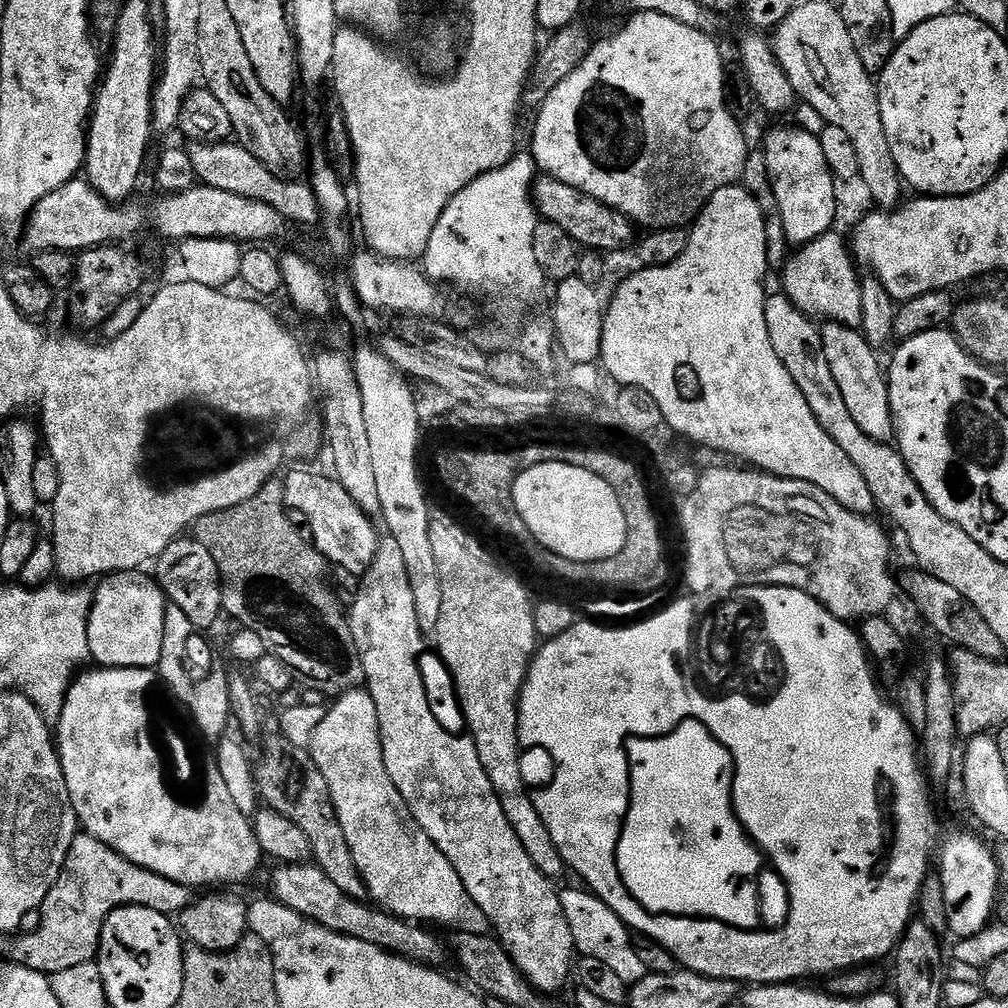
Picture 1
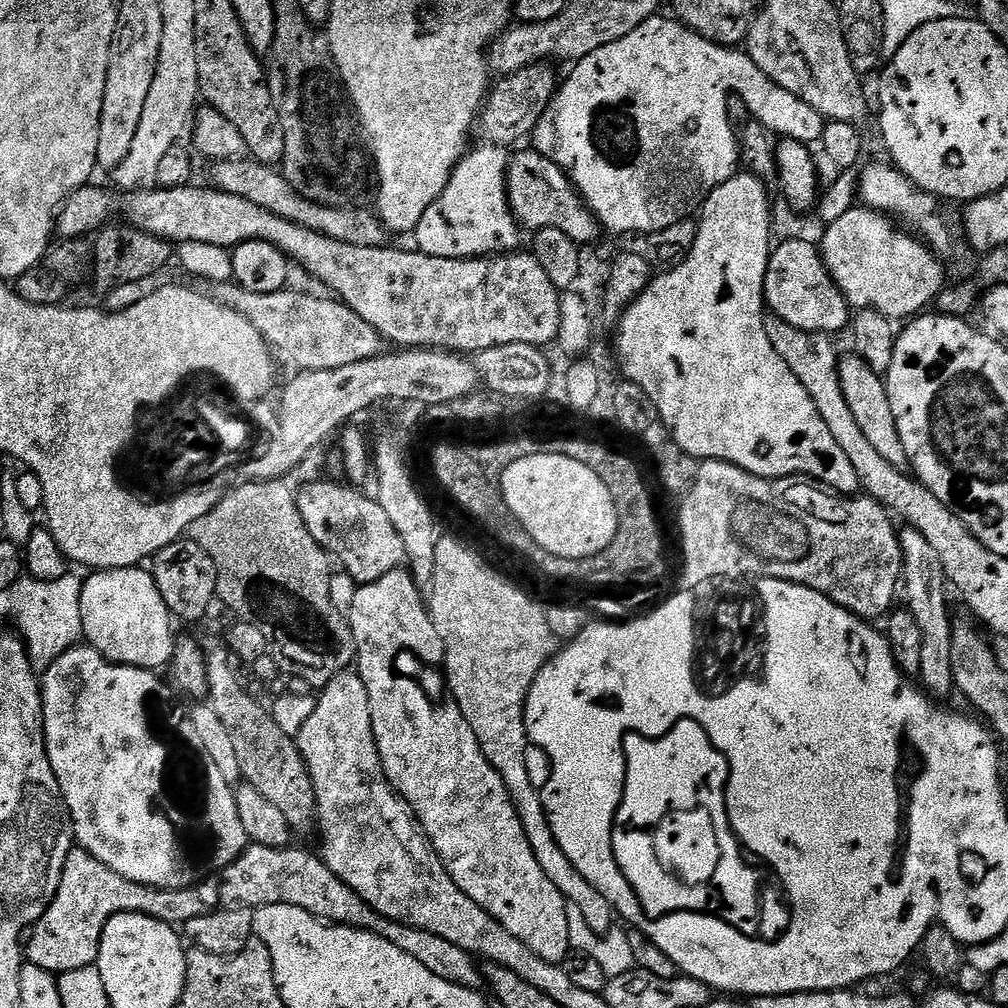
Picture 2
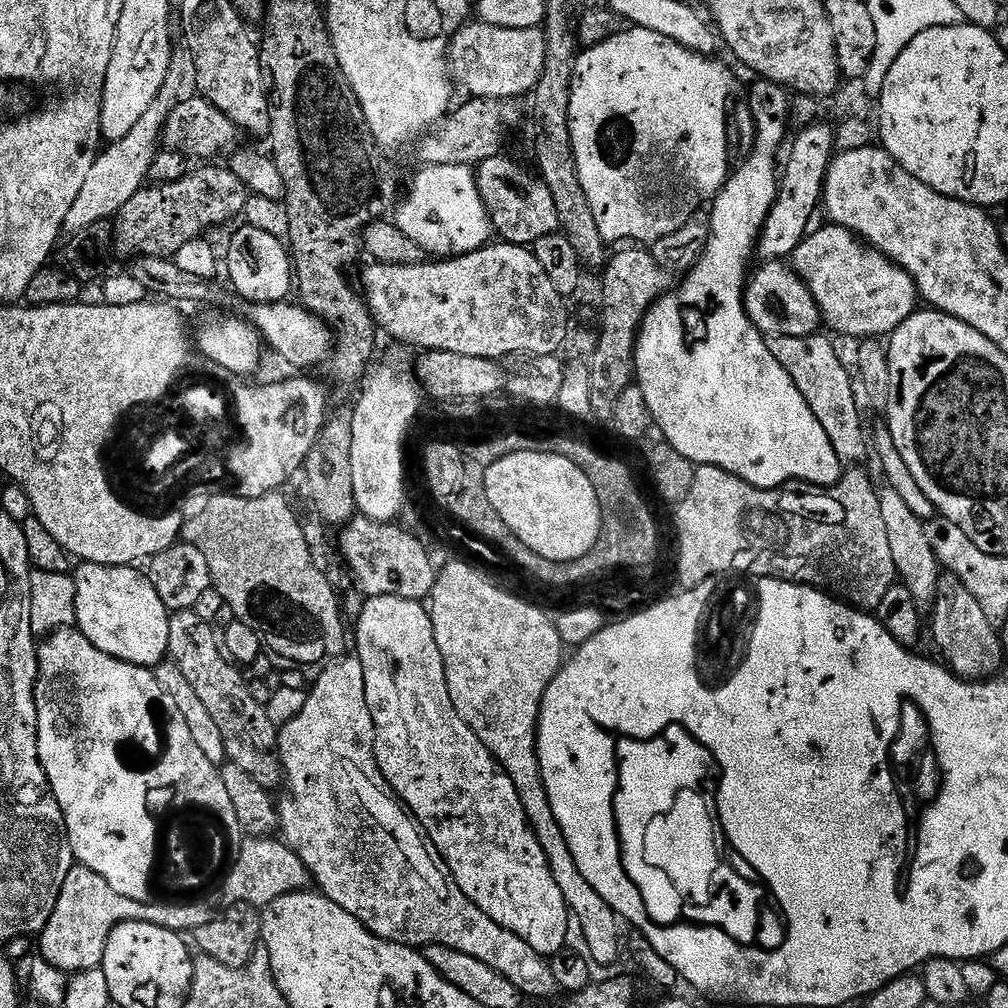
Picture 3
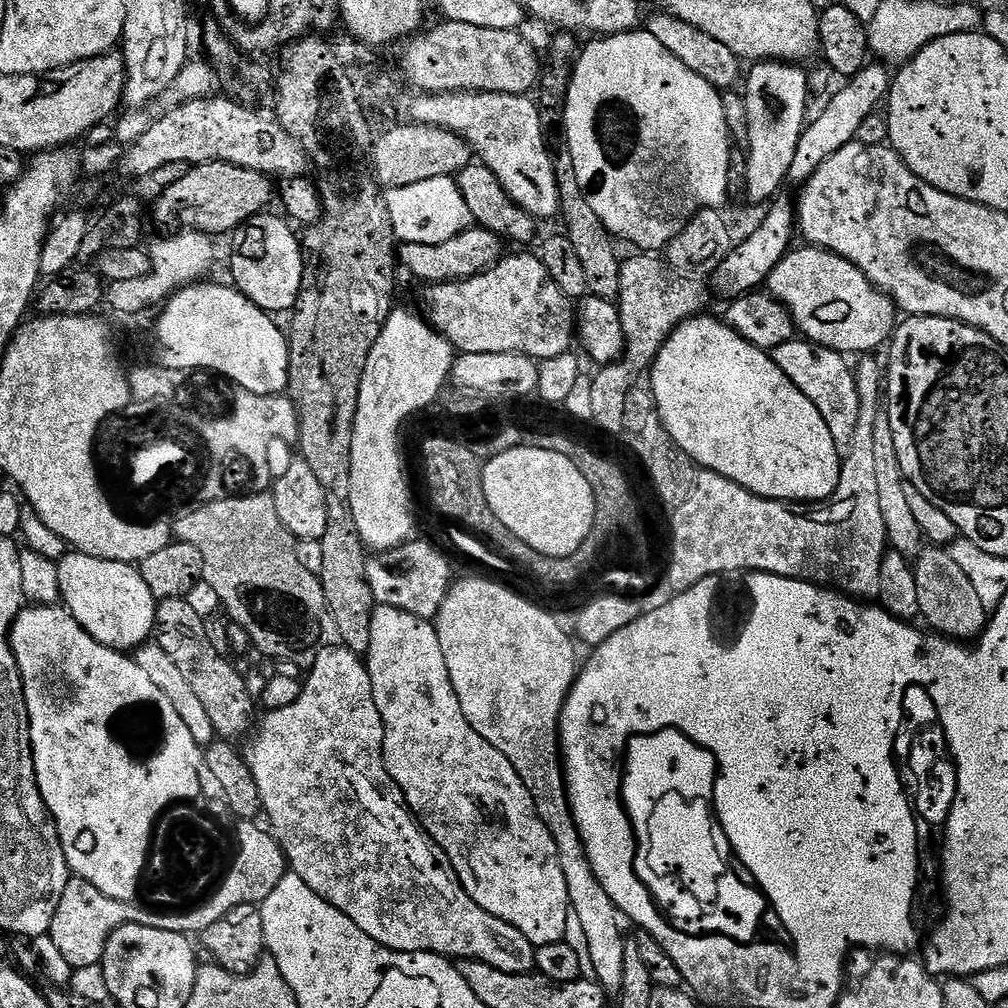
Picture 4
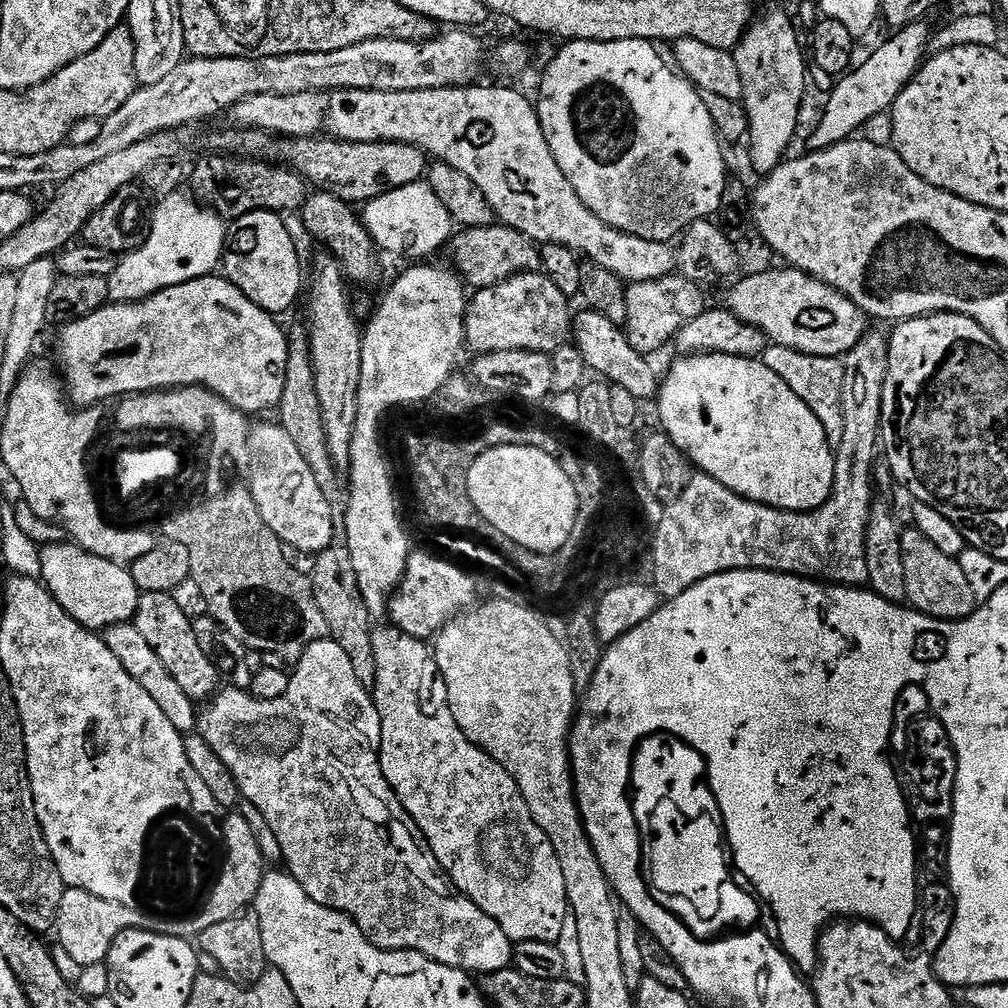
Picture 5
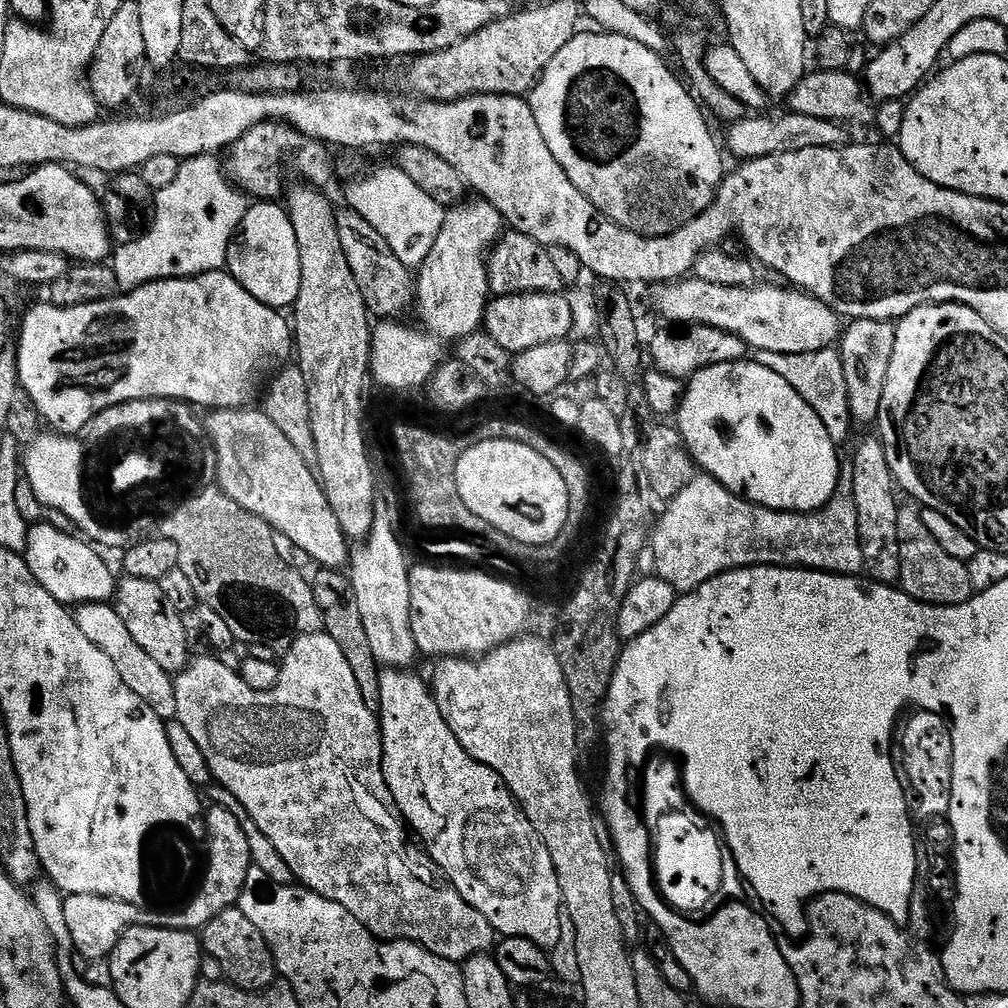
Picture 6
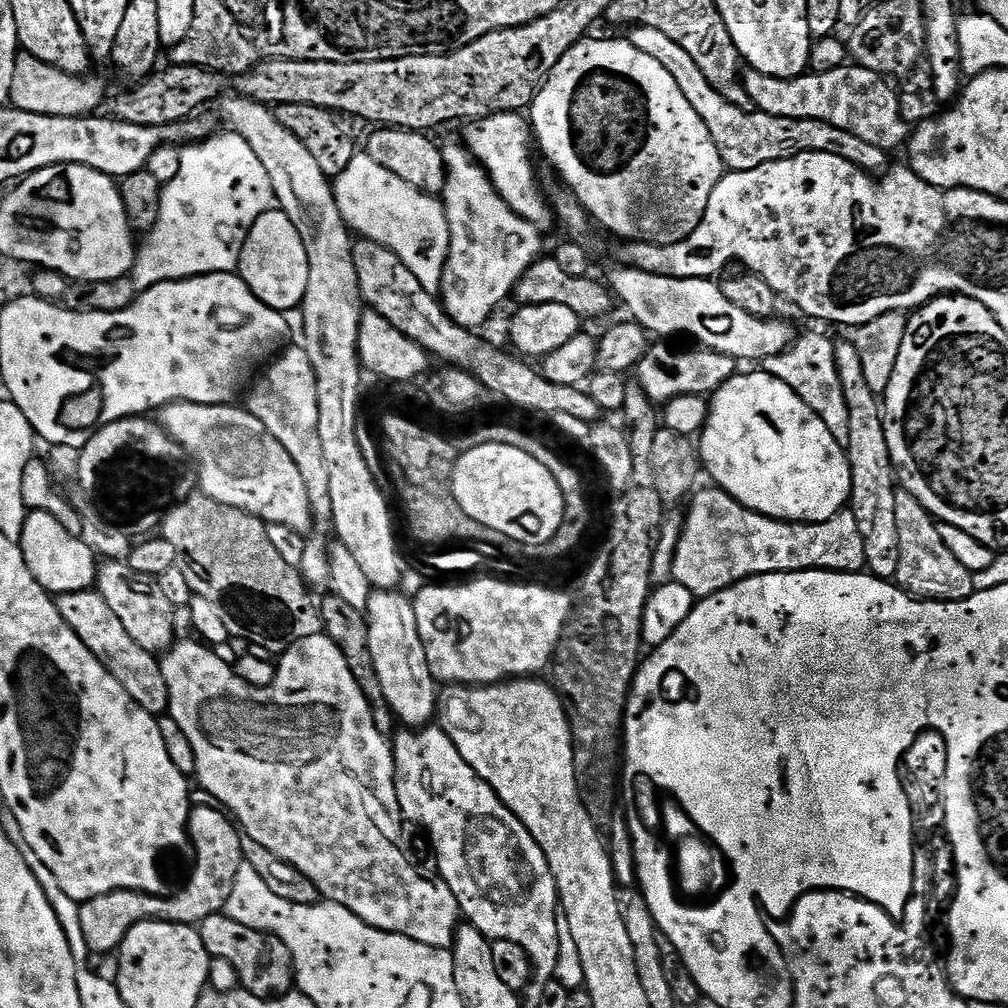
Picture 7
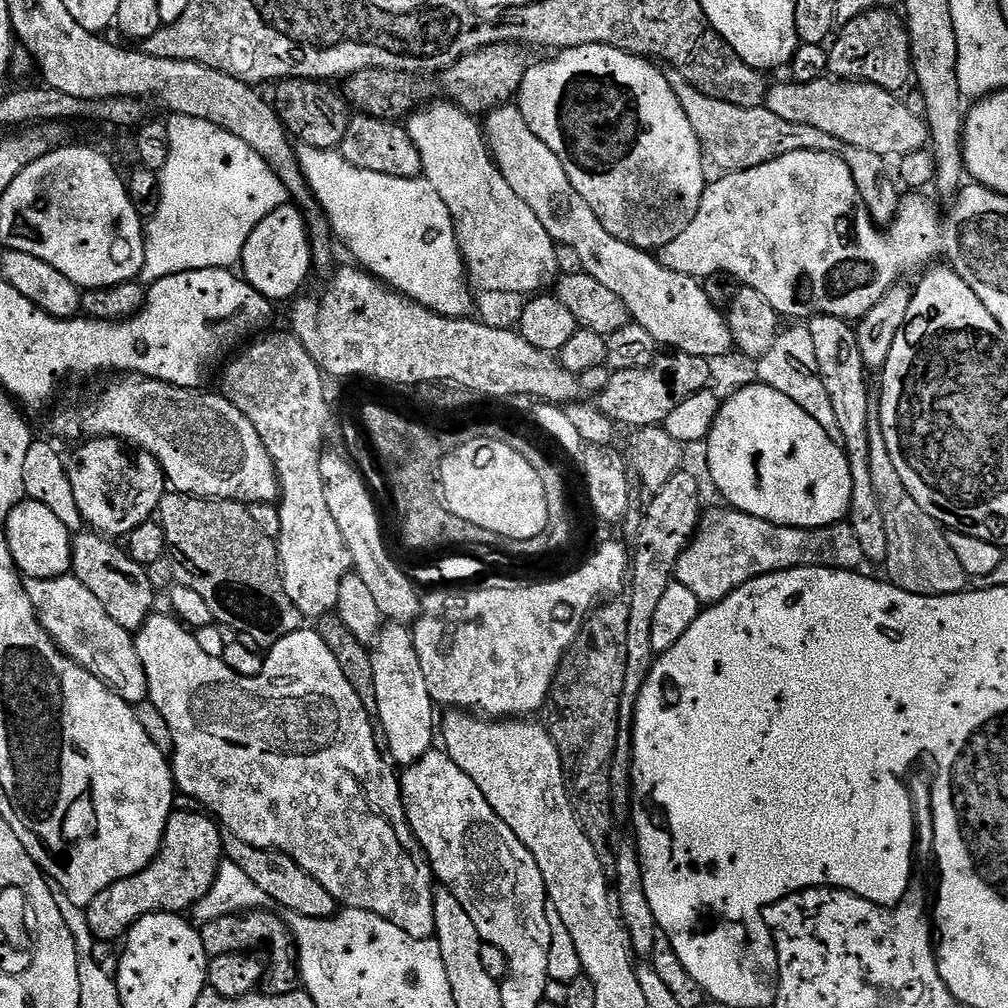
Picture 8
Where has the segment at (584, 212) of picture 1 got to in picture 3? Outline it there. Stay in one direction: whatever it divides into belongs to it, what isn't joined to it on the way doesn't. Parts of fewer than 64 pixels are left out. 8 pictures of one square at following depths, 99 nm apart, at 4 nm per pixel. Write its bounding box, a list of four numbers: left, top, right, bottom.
[475,154,560,246]

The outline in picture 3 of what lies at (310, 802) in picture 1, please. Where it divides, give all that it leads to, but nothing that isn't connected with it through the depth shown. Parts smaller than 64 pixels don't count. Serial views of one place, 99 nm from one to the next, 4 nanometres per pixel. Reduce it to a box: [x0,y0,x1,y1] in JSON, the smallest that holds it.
[168,611,284,790]

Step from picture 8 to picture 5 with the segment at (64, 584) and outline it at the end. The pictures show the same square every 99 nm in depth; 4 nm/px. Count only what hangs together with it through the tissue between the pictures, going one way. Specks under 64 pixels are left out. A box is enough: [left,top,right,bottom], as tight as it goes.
[102,623,197,734]

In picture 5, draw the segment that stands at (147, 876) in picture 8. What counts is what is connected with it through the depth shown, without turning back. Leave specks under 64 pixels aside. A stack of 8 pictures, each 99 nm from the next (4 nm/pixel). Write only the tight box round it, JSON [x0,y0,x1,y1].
[54,814,266,969]

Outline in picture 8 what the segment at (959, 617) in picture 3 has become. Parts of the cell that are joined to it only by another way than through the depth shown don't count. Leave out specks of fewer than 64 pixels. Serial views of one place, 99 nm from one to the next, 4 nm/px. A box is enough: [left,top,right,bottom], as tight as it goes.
[868,422,969,596]

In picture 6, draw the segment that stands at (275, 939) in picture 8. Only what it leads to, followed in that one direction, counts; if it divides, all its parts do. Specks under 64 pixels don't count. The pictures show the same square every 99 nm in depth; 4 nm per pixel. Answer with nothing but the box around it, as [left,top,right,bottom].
[202,906,278,993]

